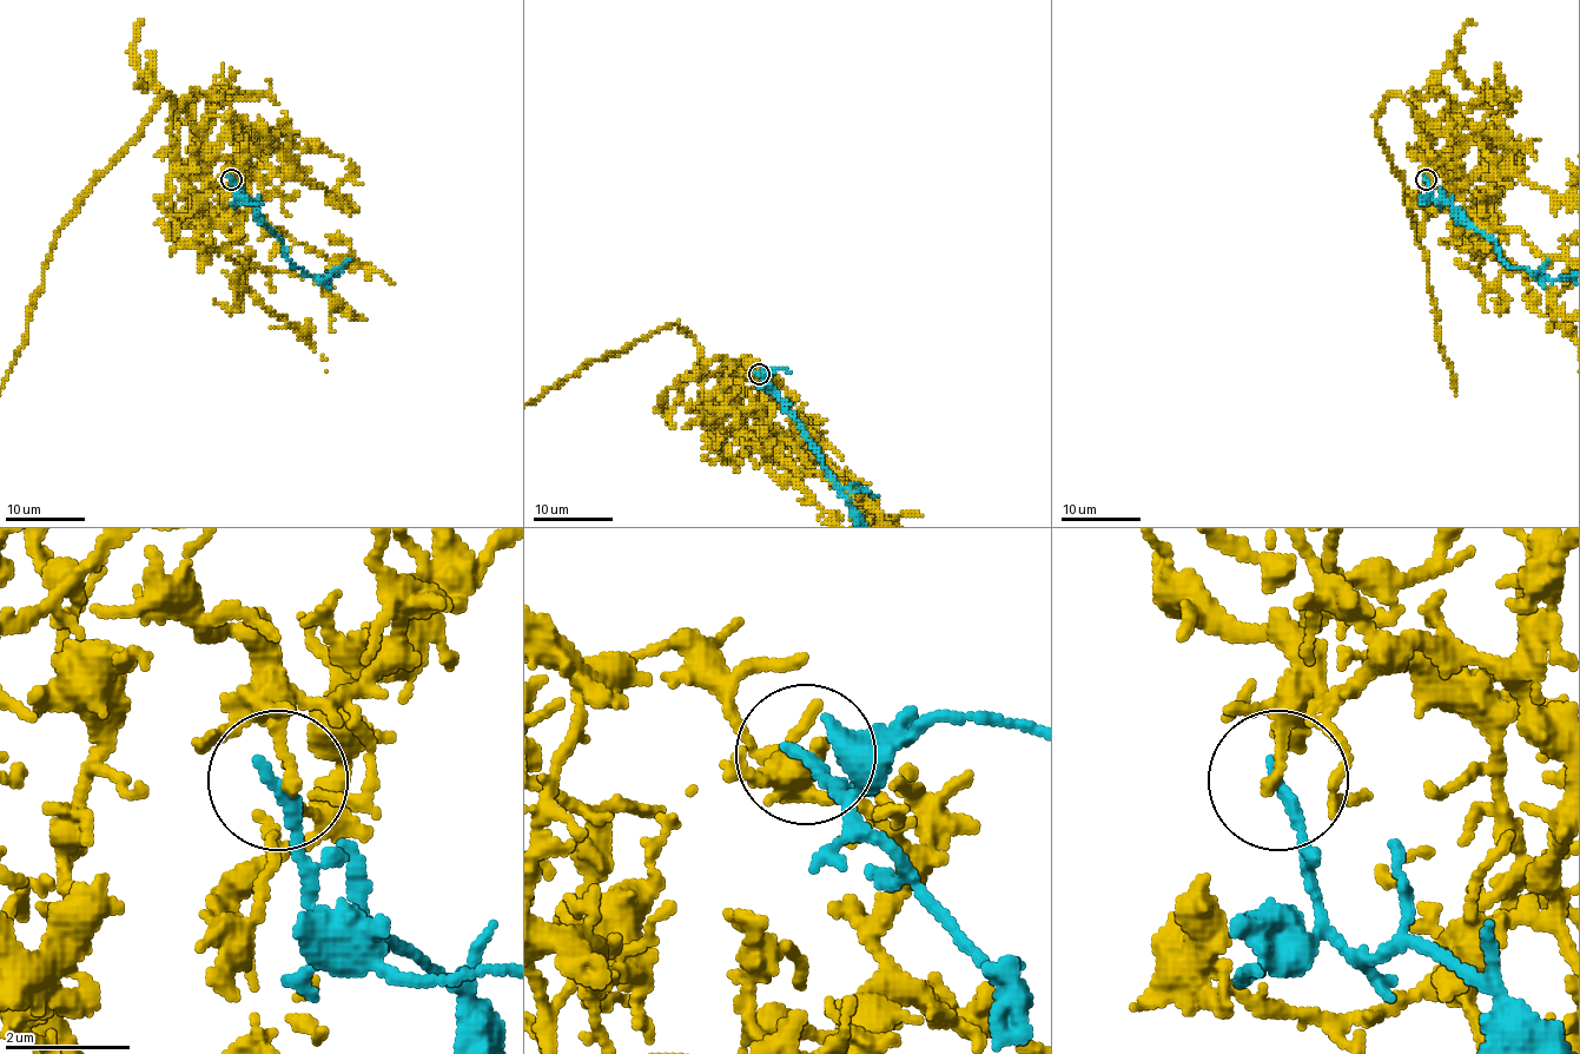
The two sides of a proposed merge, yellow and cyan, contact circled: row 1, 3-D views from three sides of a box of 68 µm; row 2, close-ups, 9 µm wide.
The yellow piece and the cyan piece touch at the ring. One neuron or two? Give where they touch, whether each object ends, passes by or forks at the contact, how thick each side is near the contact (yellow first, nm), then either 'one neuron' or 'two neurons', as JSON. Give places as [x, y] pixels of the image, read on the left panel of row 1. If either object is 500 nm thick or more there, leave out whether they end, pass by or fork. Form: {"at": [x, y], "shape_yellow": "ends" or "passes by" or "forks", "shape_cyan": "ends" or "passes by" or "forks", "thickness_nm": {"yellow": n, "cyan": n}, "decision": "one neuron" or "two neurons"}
{"at": [231, 179], "shape_yellow": "ends", "shape_cyan": "ends", "thickness_nm": {"yellow": 200, "cyan": 220}, "decision": "two neurons"}

